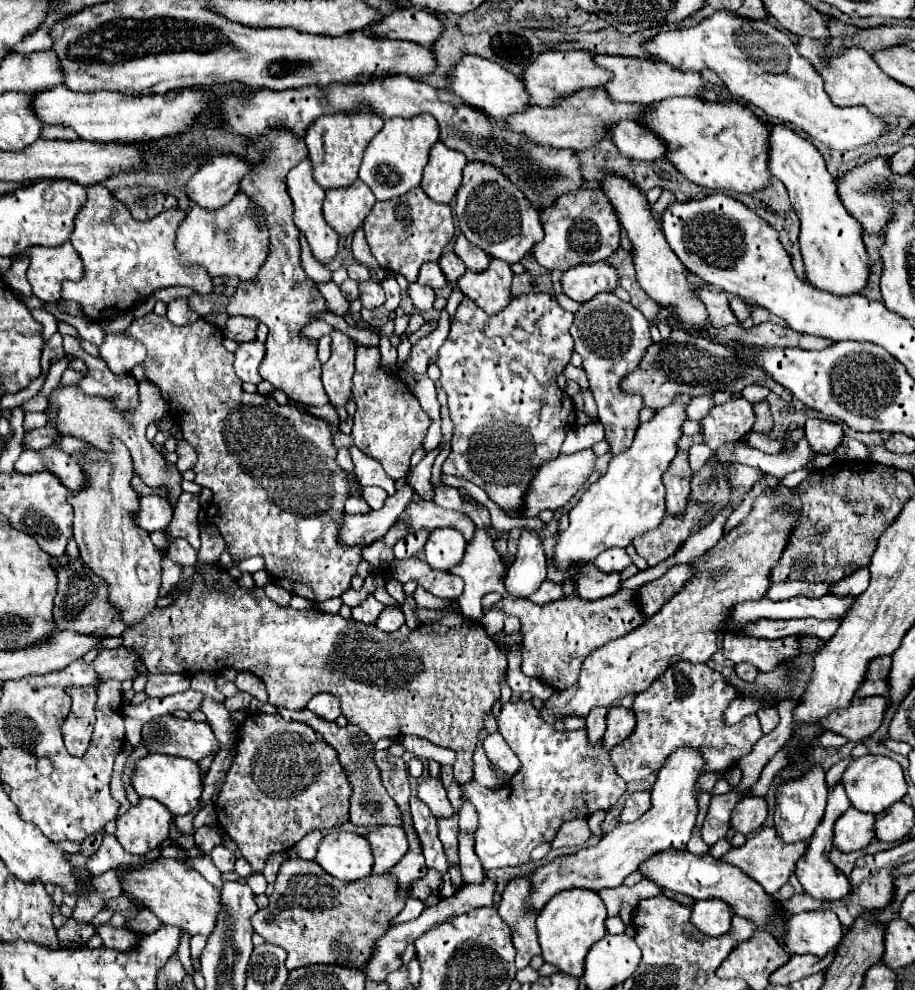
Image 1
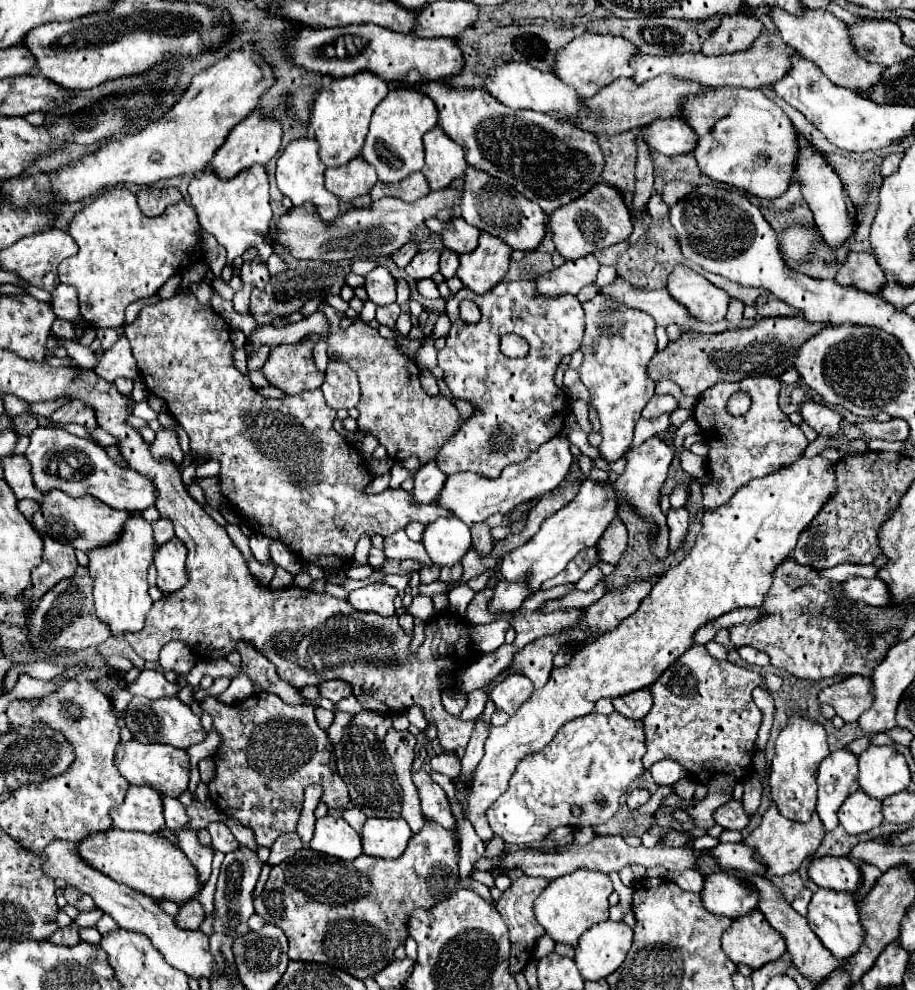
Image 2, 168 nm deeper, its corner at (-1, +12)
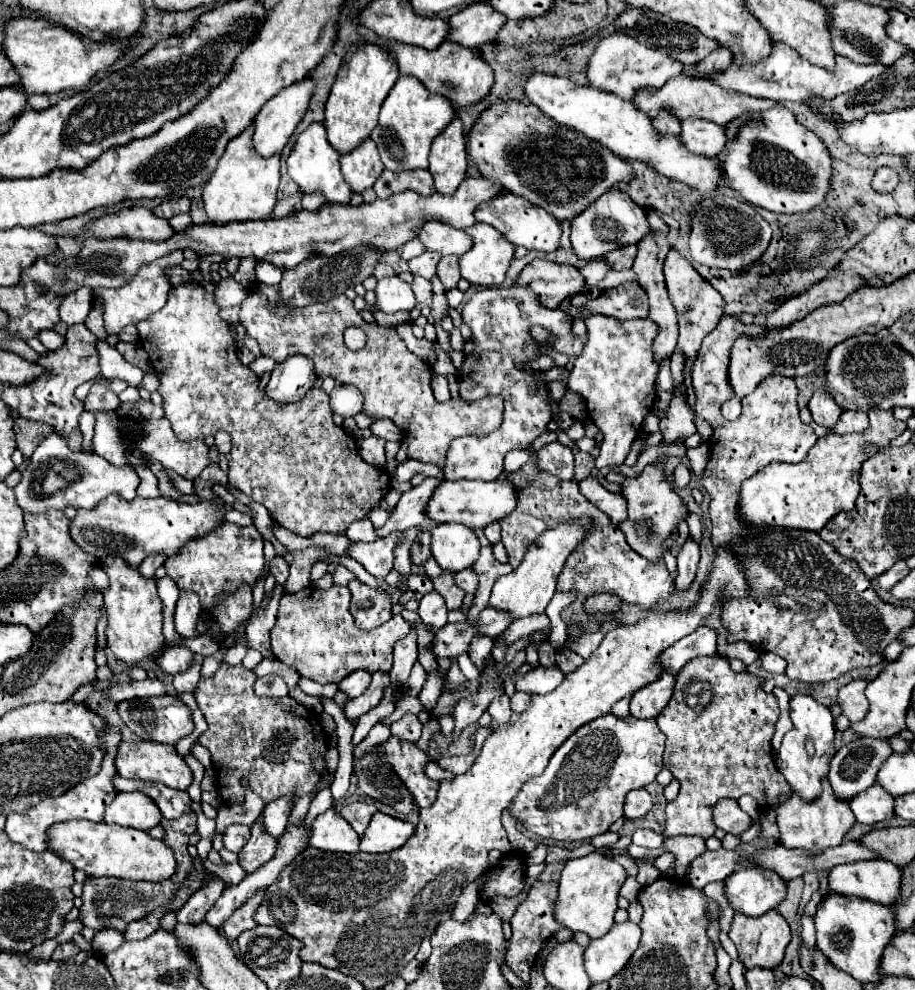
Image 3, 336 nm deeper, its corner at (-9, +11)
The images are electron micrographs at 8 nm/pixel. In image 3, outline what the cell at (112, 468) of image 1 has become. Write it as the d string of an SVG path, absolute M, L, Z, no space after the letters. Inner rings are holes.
M104 558L100 560L100 566L110 578L110 588L104 592L104 606L108 612L108 648L122 662L142 662L152 658L154 652L160 652L164 646L164 606L156 582L142 578L140 572L130 568L122 558Z

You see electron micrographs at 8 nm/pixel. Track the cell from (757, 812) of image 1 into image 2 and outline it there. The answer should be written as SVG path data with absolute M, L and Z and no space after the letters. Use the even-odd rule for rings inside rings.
M730 799L726 805L718 807L714 813L714 819L724 829L736 829L736 831L742 831L750 823L750 815L744 811L742 801L736 801L736 799Z

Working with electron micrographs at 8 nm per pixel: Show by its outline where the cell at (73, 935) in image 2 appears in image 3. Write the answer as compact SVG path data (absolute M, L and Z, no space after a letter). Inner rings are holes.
M66 942L66 944L60 944L56 950L54 950L54 954L52 954L52 960L56 960L56 962L62 962L62 960L68 960L68 958L72 958L74 954L78 954L80 952L80 948L74 944L74 942Z

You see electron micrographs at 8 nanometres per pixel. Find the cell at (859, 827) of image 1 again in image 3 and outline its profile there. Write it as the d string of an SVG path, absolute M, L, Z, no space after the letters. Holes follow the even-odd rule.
M874 784L868 790L856 794L850 800L850 808L858 822L876 824L890 820L894 816L894 798L882 790L882 786Z

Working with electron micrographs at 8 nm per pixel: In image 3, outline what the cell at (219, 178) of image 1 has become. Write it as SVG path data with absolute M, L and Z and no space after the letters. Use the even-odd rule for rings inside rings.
M306 76L304 80L300 80L300 82L284 88L282 92L278 92L278 96L270 98L270 100L264 104L264 108L260 110L260 114L258 114L256 120L254 120L254 148L256 148L256 152L258 152L260 156L268 158L268 156L272 156L272 154L276 154L276 152L282 152L282 148L286 146L286 142L288 142L290 136L294 134L298 122L302 120L302 116L304 116L306 110L308 110L310 98L312 98L312 94L314 94L314 86L316 86L316 82Z

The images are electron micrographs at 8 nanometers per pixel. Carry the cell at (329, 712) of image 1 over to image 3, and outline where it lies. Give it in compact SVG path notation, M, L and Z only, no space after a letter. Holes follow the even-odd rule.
M356 670L352 672L350 676L346 676L342 682L340 682L340 690L348 694L348 698L356 698L360 694L364 694L364 690L368 688L370 684L370 678L372 674L366 672L366 670Z

